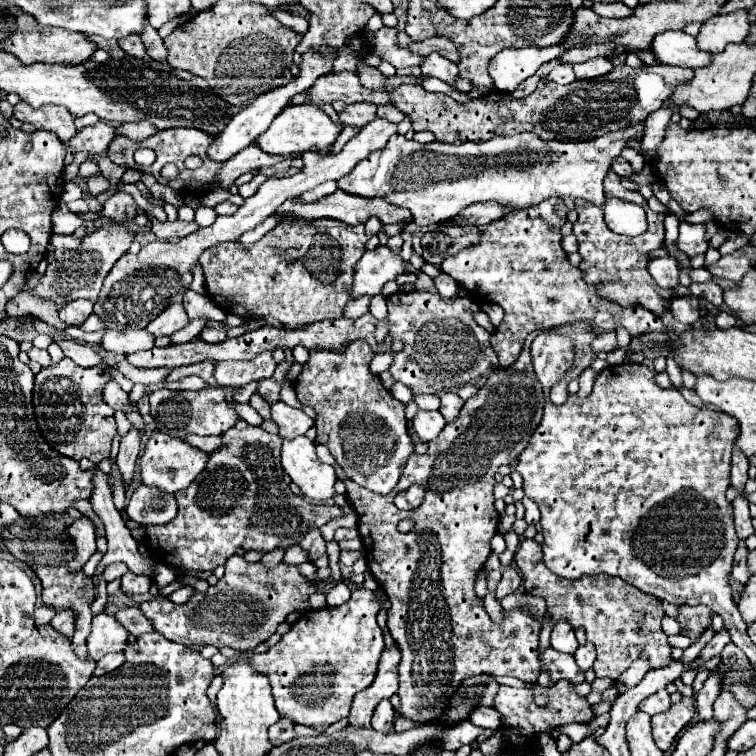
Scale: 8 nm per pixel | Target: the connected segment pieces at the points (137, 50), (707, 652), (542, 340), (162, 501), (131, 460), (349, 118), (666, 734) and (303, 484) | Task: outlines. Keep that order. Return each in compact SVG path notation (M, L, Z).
M131 35L131 37L125 37L125 39L119 39L119 47L131 57L145 57L147 55L147 49L145 49L145 45L143 45L139 35Z
M723 625L723 629L709 641L709 645L703 649L703 657L701 657L701 661L693 661L691 665L687 665L687 669L691 669L691 667L697 667L697 665L703 665L703 663L707 663L711 657L715 657L715 655L719 655L721 651L723 651L723 647L727 645L731 641L731 635L729 635L729 631L727 631L727 627Z
M553 331L539 333L531 343L531 359L535 375L539 377L545 395L555 383L559 383L565 373L573 367L575 343Z
M139 485L127 507L125 507L129 519L137 521L139 525L165 525L175 519L177 515L177 501L173 493L161 491L159 487L147 487Z
M131 429L127 433L127 437L121 439L121 447L119 447L119 455L117 455L117 467L119 467L119 473L121 473L121 481L123 481L123 487L129 489L131 481L133 481L133 473L135 473L135 461L137 461L137 455L139 455L139 431L137 429Z
M357 103L357 105L347 105L345 111L341 113L341 123L351 125L355 129L363 129L367 123L375 121L375 111L377 107L373 103Z
M683 697L679 703L671 705L665 713L653 715L651 723L653 723L653 739L657 747L661 751L669 751L677 733L693 719L693 715L695 711L691 697Z
M305 435L283 441L281 465L293 483L299 485L305 497L313 501L325 501L335 495L335 469L317 459L315 443Z

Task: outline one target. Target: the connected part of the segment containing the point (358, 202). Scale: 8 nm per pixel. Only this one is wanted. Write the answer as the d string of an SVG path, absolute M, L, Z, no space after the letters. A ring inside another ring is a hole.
M337 189L335 193L331 195L325 195L321 197L319 201L313 201L313 203L303 203L301 199L287 199L277 211L277 215L281 215L281 221L291 221L291 219L305 219L305 221L313 221L313 219L337 219L337 221L343 221L347 225L359 225L359 223L367 223L367 219L371 217L377 217L381 223L409 223L413 221L413 215L409 209L403 209L403 207L393 207L389 203L385 203L383 199L359 199L355 195L349 195L341 189Z

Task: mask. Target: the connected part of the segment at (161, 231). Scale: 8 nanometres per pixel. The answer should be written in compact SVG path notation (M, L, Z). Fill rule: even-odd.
M153 219L151 221L151 233L157 237L157 239L171 239L171 237L185 237L193 231L197 231L199 225L195 221L191 223L185 223L185 221L157 221Z

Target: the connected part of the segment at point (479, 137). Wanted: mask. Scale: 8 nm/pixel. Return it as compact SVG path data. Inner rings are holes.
M619 65L607 75L587 81L573 81L565 87L541 79L537 89L525 99L515 99L507 93L493 91L477 101L457 103L445 93L427 93L421 85L411 83L391 89L389 95L391 103L411 119L413 131L431 131L441 143L459 145L465 141L487 141L495 135L513 135L525 131L535 133L543 141L585 141L627 127L629 123L643 121L649 113L657 111L663 101L669 99L673 87L677 87L677 83L685 83L689 75L693 75L691 69L683 67L643 65L641 69L631 69L627 65Z

